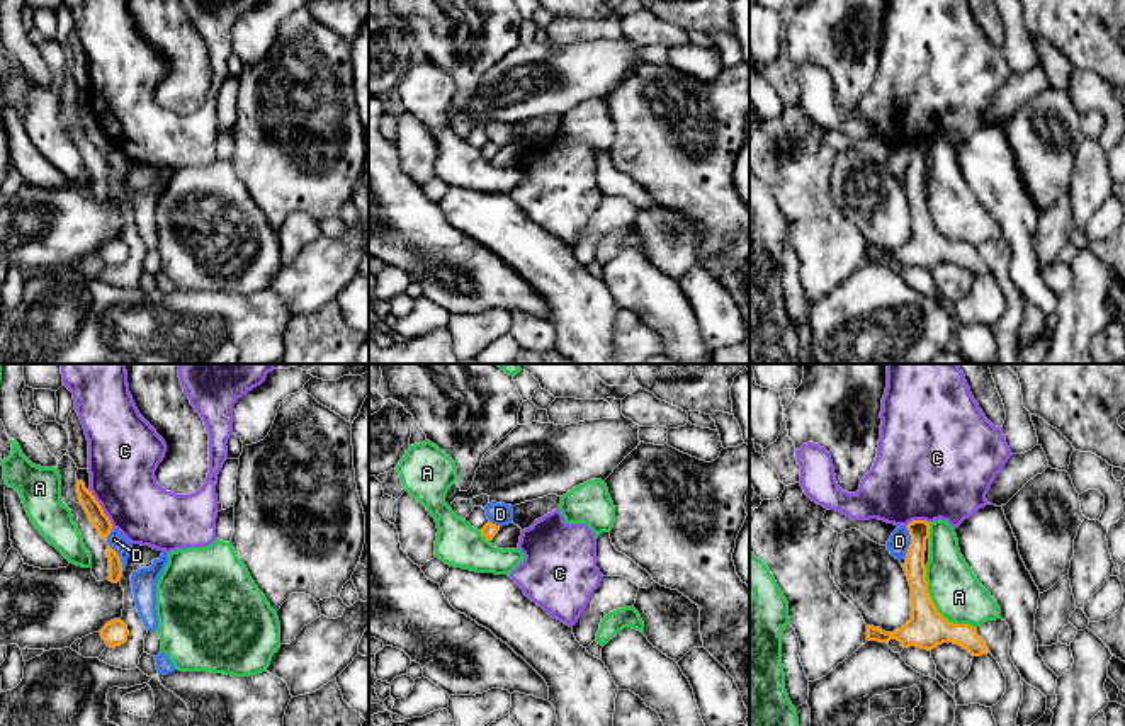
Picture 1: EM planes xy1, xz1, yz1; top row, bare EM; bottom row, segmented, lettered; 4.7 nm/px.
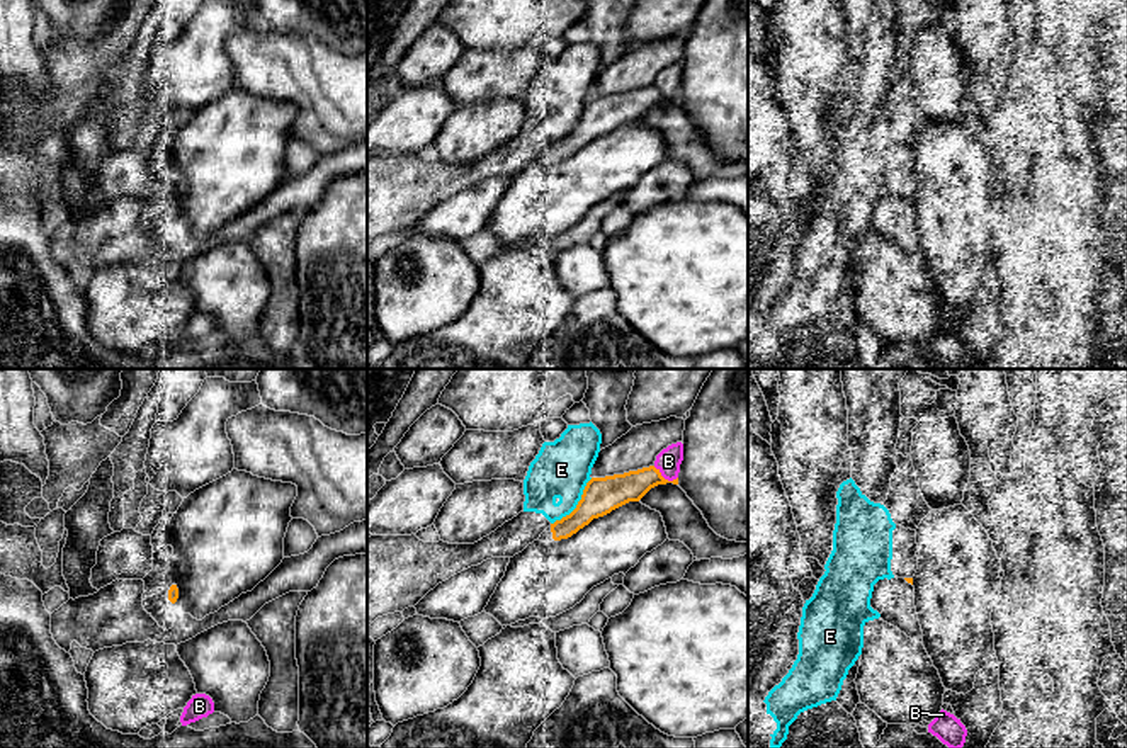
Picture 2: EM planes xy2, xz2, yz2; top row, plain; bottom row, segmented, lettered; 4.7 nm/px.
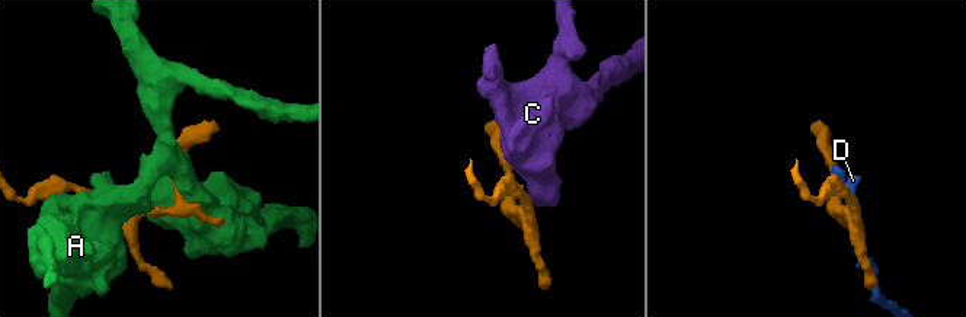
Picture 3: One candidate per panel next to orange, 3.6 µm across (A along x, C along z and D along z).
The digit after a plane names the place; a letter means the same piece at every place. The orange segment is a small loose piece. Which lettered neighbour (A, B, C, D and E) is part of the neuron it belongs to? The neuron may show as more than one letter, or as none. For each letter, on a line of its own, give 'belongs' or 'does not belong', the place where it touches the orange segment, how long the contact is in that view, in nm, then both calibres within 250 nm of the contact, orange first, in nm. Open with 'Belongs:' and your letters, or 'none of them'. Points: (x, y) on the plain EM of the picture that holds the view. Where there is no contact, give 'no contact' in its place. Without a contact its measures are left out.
Belongs: none of them
A: does not belong; meets orange in yz1 at (935, 226); contact 380 nm long; 190 nm thick on the orange side, 240 nm on the other
B: does not belong; meets orange in xz2 at (663, 97); contact 130 nm long; 160 nm thick on the orange side, 120 nm on the other
C: does not belong; meets orange in xy1 at (101, 128); contact 220 nm long; 80 nm thick on the orange side, 320 nm on the other
D: does not belong; meets orange in xy1 at (113, 169); contact 220 nm long; 60 nm thick on the orange side, 80 nm on the other
E: does not belong; meets orange in xz2 at (577, 124); contact 300 nm long; 170 nm thick on the orange side, 280 nm on the other

